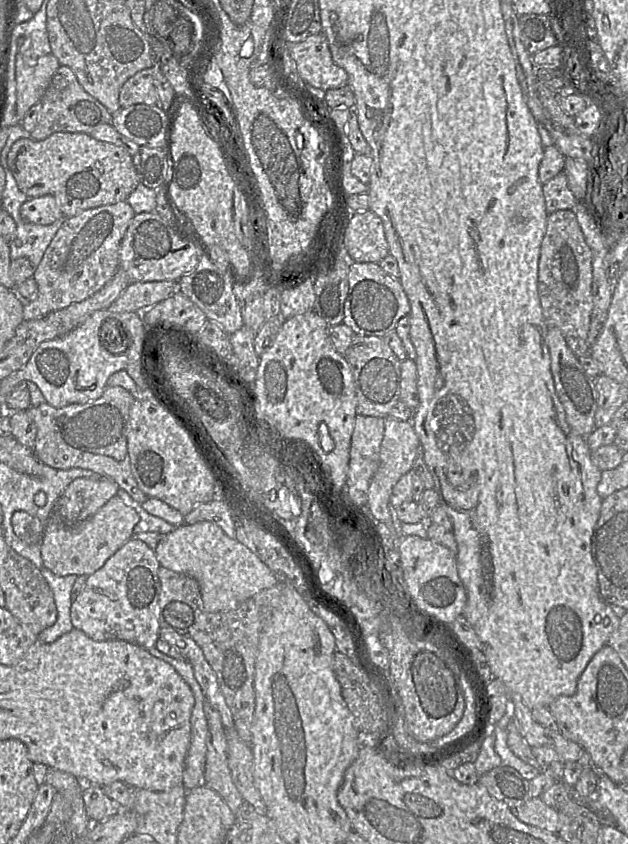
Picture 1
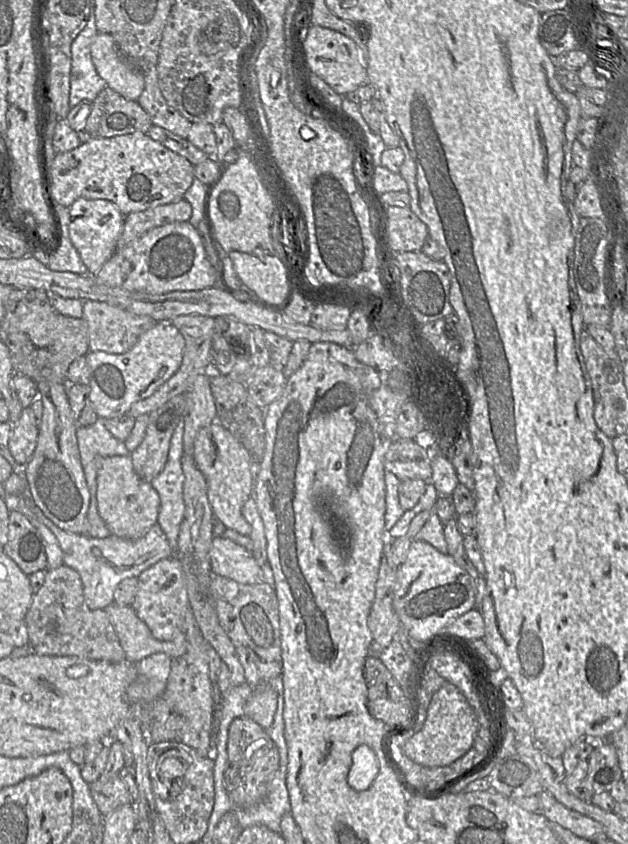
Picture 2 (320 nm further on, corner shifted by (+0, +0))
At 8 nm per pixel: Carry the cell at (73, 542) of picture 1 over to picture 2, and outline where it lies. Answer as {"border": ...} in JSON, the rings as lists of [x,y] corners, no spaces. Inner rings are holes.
{"border":[[[130,455],[123,456],[97,456],[96,476],[96,501],[100,517],[104,521],[109,535],[114,535],[126,539],[138,539],[143,536],[148,529],[157,522],[160,510],[160,497],[149,481],[145,481],[135,472]]]}

